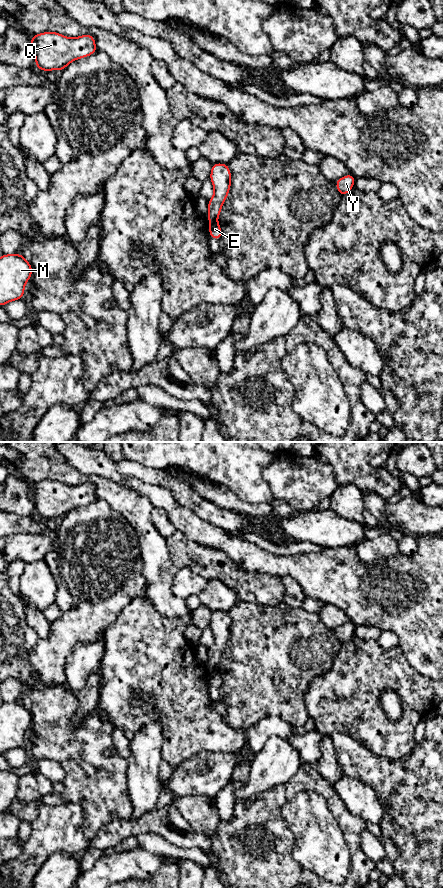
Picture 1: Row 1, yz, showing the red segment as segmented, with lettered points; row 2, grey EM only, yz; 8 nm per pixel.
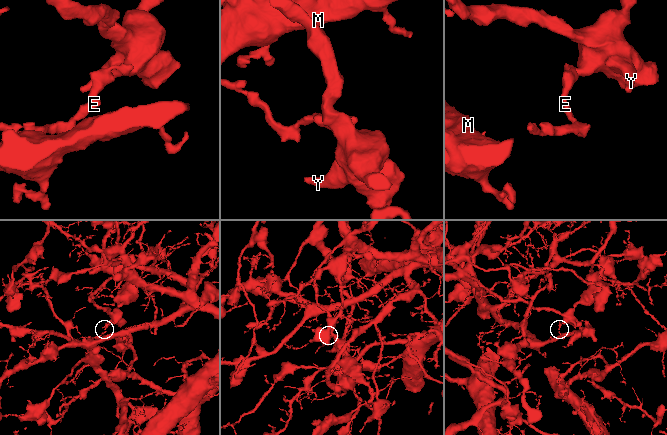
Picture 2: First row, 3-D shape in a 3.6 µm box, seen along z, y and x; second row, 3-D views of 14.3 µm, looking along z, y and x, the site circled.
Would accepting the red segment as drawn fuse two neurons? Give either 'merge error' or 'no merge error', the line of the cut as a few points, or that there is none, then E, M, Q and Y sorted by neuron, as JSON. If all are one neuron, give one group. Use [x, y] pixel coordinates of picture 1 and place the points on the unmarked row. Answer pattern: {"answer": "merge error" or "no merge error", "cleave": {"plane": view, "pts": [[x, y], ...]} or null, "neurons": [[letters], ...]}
{"answer": "merge error", "cleave": {"plane": "yz", "pts": [[209, 667], [216, 668]]}, "neurons": [["E", "M"], ["Q", "Y"]]}

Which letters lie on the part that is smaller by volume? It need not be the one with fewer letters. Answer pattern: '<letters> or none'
Q, Y

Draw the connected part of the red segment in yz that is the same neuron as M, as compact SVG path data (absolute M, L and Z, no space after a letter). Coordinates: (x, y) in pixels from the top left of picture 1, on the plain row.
M19 702L0 705L0 754L23 747L26 730L32 725L32 713Z

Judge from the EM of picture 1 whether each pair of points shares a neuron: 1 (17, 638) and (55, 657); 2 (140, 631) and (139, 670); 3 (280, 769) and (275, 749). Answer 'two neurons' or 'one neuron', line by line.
1: two neurons
2: one neuron
3: one neuron

